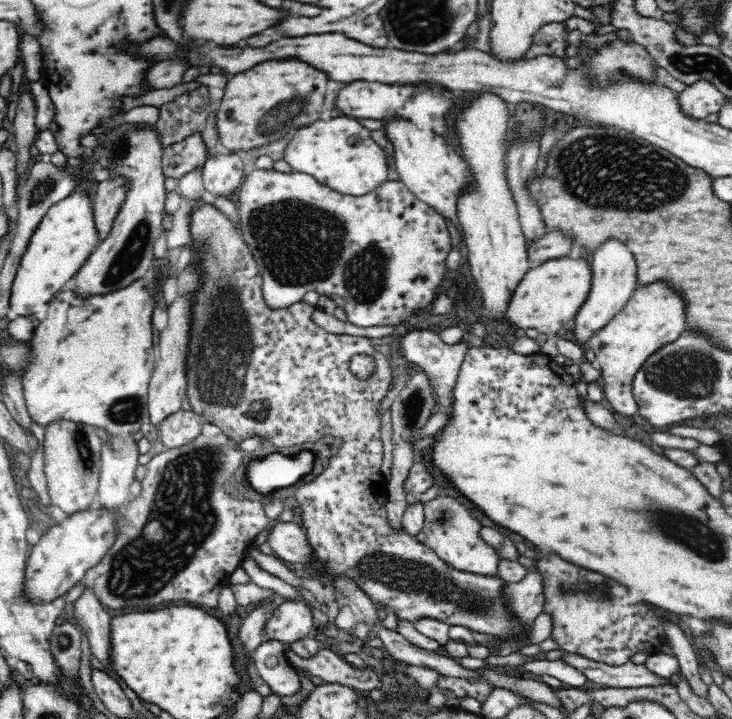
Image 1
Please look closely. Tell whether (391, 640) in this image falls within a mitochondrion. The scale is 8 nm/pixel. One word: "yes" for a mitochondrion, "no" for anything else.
no

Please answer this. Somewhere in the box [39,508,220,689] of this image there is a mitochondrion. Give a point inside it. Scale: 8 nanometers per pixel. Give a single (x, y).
(64, 641)

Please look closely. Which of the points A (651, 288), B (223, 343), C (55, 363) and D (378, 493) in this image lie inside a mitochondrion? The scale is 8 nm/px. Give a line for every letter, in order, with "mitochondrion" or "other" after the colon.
A: other
B: mitochondrion
C: other
D: other

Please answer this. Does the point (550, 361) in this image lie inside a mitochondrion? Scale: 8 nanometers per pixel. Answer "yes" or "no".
no

